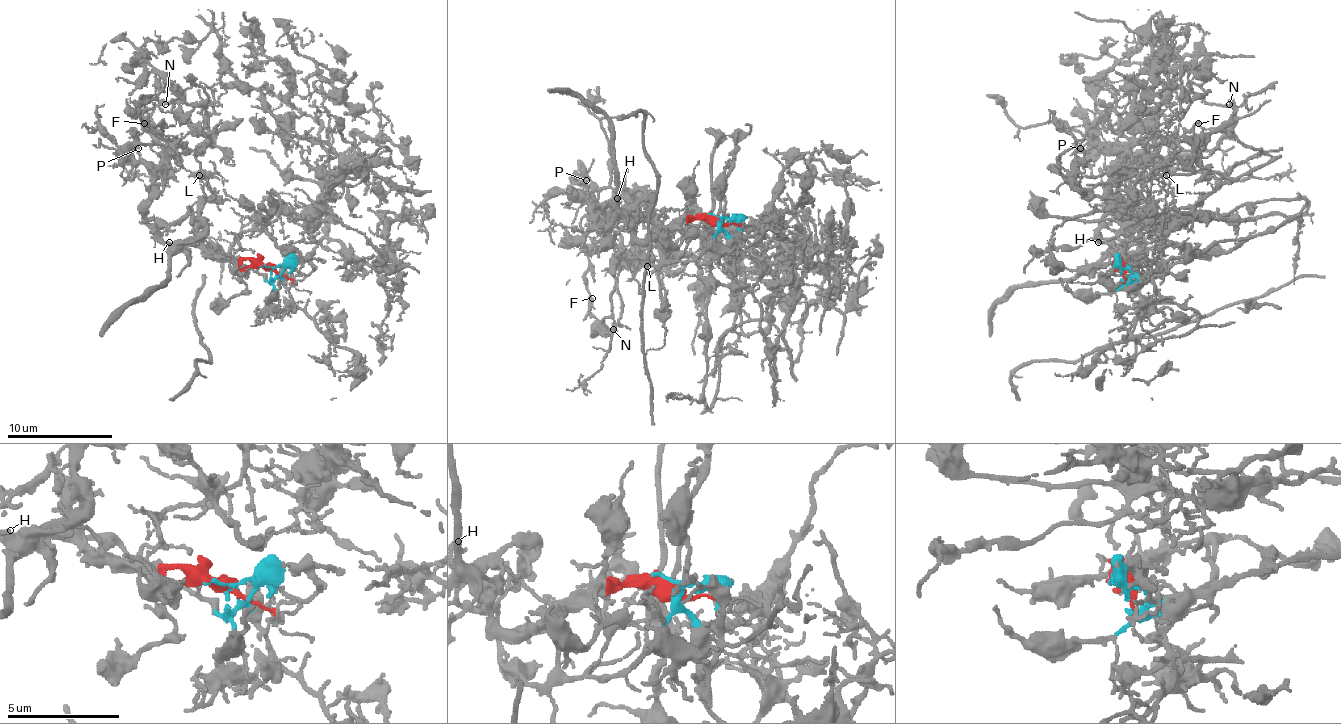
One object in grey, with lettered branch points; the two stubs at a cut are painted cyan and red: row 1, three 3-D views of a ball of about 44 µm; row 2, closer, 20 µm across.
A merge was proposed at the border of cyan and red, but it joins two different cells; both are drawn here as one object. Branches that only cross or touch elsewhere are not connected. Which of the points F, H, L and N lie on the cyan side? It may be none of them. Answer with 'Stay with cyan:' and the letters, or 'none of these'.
Stay with cyan: F, L, N

